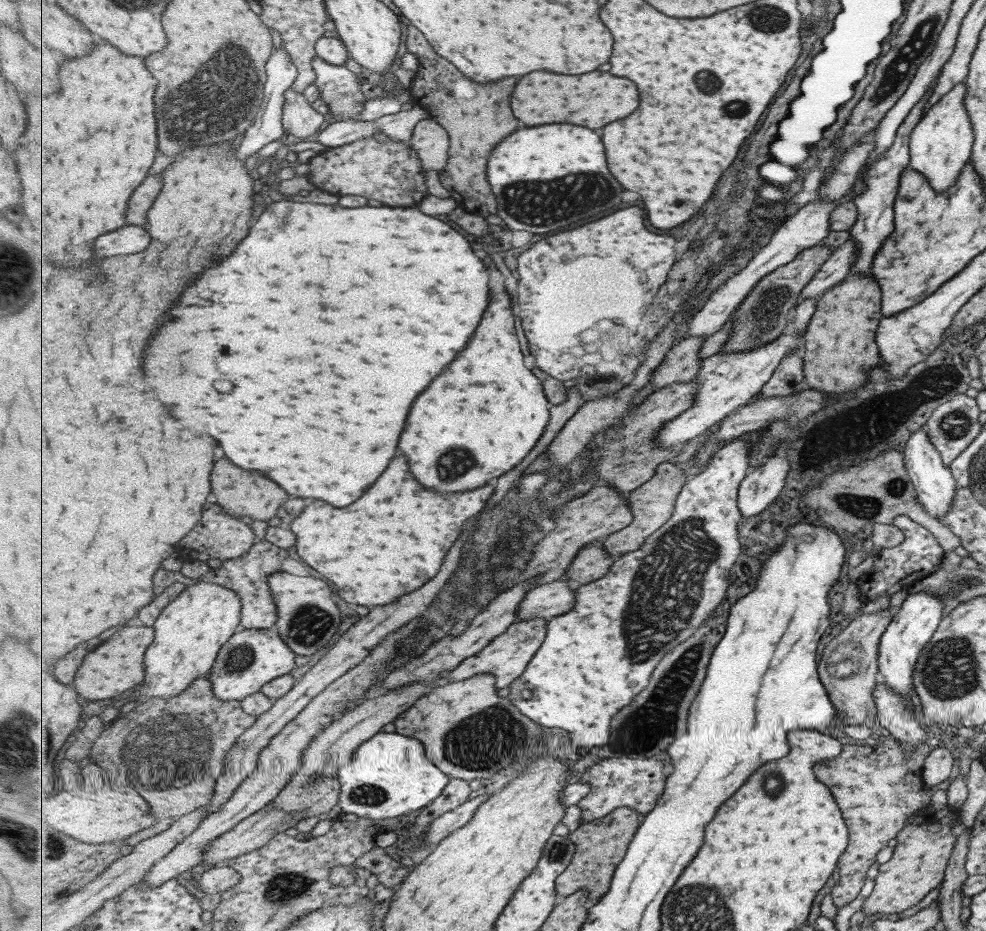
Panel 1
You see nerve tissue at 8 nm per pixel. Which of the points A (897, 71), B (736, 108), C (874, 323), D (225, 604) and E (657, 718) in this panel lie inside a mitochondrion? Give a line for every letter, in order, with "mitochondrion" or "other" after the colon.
A: mitochondrion
B: mitochondrion
C: other
D: other
E: mitochondrion

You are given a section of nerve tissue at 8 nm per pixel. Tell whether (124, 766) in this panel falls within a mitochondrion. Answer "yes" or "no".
yes

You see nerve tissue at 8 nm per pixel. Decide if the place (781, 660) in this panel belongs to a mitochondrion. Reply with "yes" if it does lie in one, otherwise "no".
no

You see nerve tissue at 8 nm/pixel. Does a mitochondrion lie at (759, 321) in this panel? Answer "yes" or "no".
yes

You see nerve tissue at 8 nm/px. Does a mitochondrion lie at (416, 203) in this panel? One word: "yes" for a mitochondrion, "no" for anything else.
no

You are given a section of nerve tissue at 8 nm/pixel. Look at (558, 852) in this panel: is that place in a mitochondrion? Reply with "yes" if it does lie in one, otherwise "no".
yes

